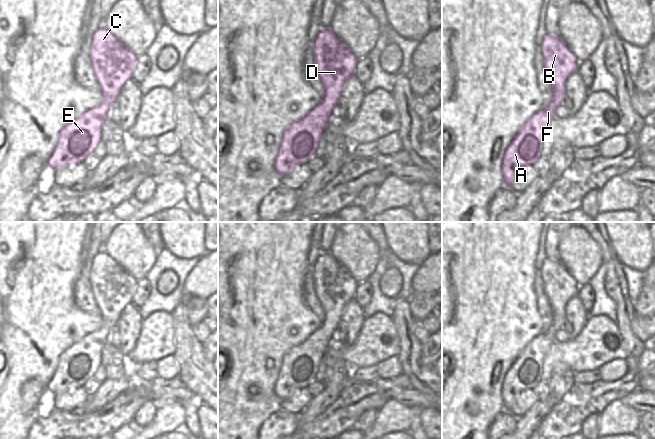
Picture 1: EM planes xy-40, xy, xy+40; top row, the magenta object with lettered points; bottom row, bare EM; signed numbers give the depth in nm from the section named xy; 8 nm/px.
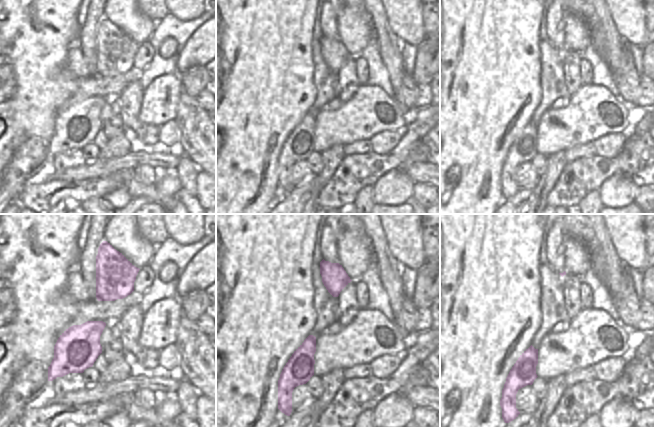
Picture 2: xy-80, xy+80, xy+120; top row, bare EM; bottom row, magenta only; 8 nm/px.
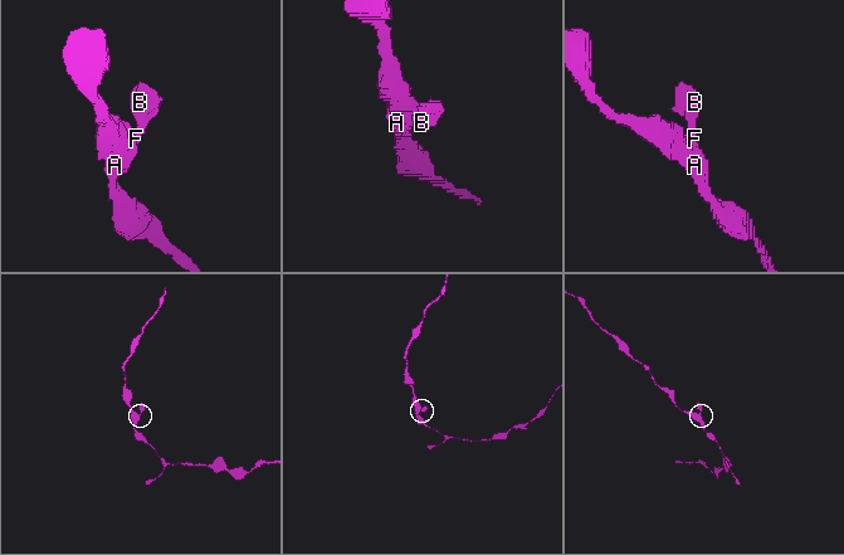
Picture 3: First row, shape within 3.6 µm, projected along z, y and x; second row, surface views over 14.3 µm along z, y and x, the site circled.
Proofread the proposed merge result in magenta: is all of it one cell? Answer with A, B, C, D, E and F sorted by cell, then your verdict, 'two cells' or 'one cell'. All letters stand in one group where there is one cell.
groups A B C D E F; one cell

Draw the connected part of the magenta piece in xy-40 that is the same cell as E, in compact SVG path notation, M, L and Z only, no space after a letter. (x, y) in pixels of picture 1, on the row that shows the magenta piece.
M102 26L92 38L90 60L103 100L97 107L89 109L60 131L58 142L48 160L48 165L55 171L67 165L84 163L84 160L94 153L96 146L102 141L102 124L108 119L110 108L116 105L116 98L122 86L132 79L138 57Z

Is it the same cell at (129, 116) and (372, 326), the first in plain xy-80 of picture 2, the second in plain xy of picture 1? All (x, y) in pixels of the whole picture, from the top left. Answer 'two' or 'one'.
two

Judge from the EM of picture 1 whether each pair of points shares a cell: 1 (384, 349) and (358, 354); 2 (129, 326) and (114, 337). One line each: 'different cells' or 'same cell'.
1: same cell
2: different cells

